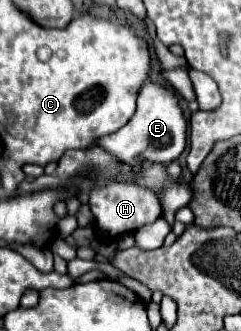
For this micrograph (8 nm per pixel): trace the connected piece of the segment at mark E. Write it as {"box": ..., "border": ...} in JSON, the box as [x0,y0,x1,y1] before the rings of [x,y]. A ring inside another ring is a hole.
{"box":[93,82,187,166],"border":[[[145,82],[137,96],[135,116],[117,132],[99,138],[93,146],[99,146],[107,154],[113,154],[113,158],[117,158],[119,162],[129,162],[129,166],[137,166],[141,158],[149,158],[149,162],[161,162],[161,166],[167,166],[175,162],[183,152],[185,130],[187,130],[185,116],[177,104],[177,98],[169,90],[161,88],[159,84]]]}

